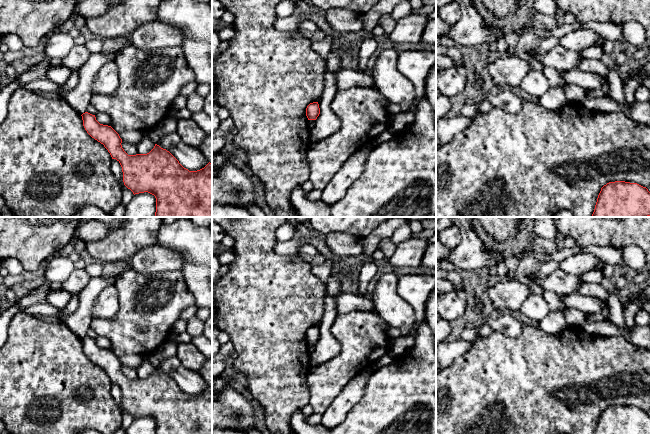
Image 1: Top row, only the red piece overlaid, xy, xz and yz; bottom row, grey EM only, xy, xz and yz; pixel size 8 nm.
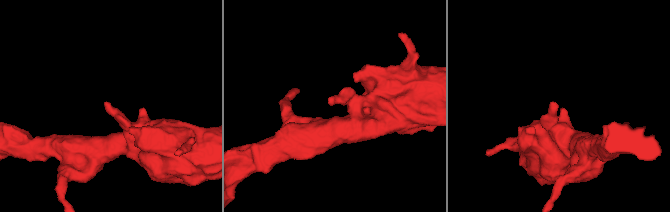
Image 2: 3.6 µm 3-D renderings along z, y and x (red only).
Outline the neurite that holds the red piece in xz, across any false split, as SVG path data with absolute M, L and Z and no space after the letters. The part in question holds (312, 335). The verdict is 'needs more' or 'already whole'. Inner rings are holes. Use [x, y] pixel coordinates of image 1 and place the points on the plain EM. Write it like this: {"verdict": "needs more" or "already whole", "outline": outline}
{"verdict": "already whole", "outline": "M318 326L310 327L306 332L306 340L308 344L316 344L320 338Z"}

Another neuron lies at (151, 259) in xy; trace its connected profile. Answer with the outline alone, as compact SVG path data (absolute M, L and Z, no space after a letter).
M157 244L146 246L123 261L130 269L144 274L176 271L183 266L182 256L177 251Z

